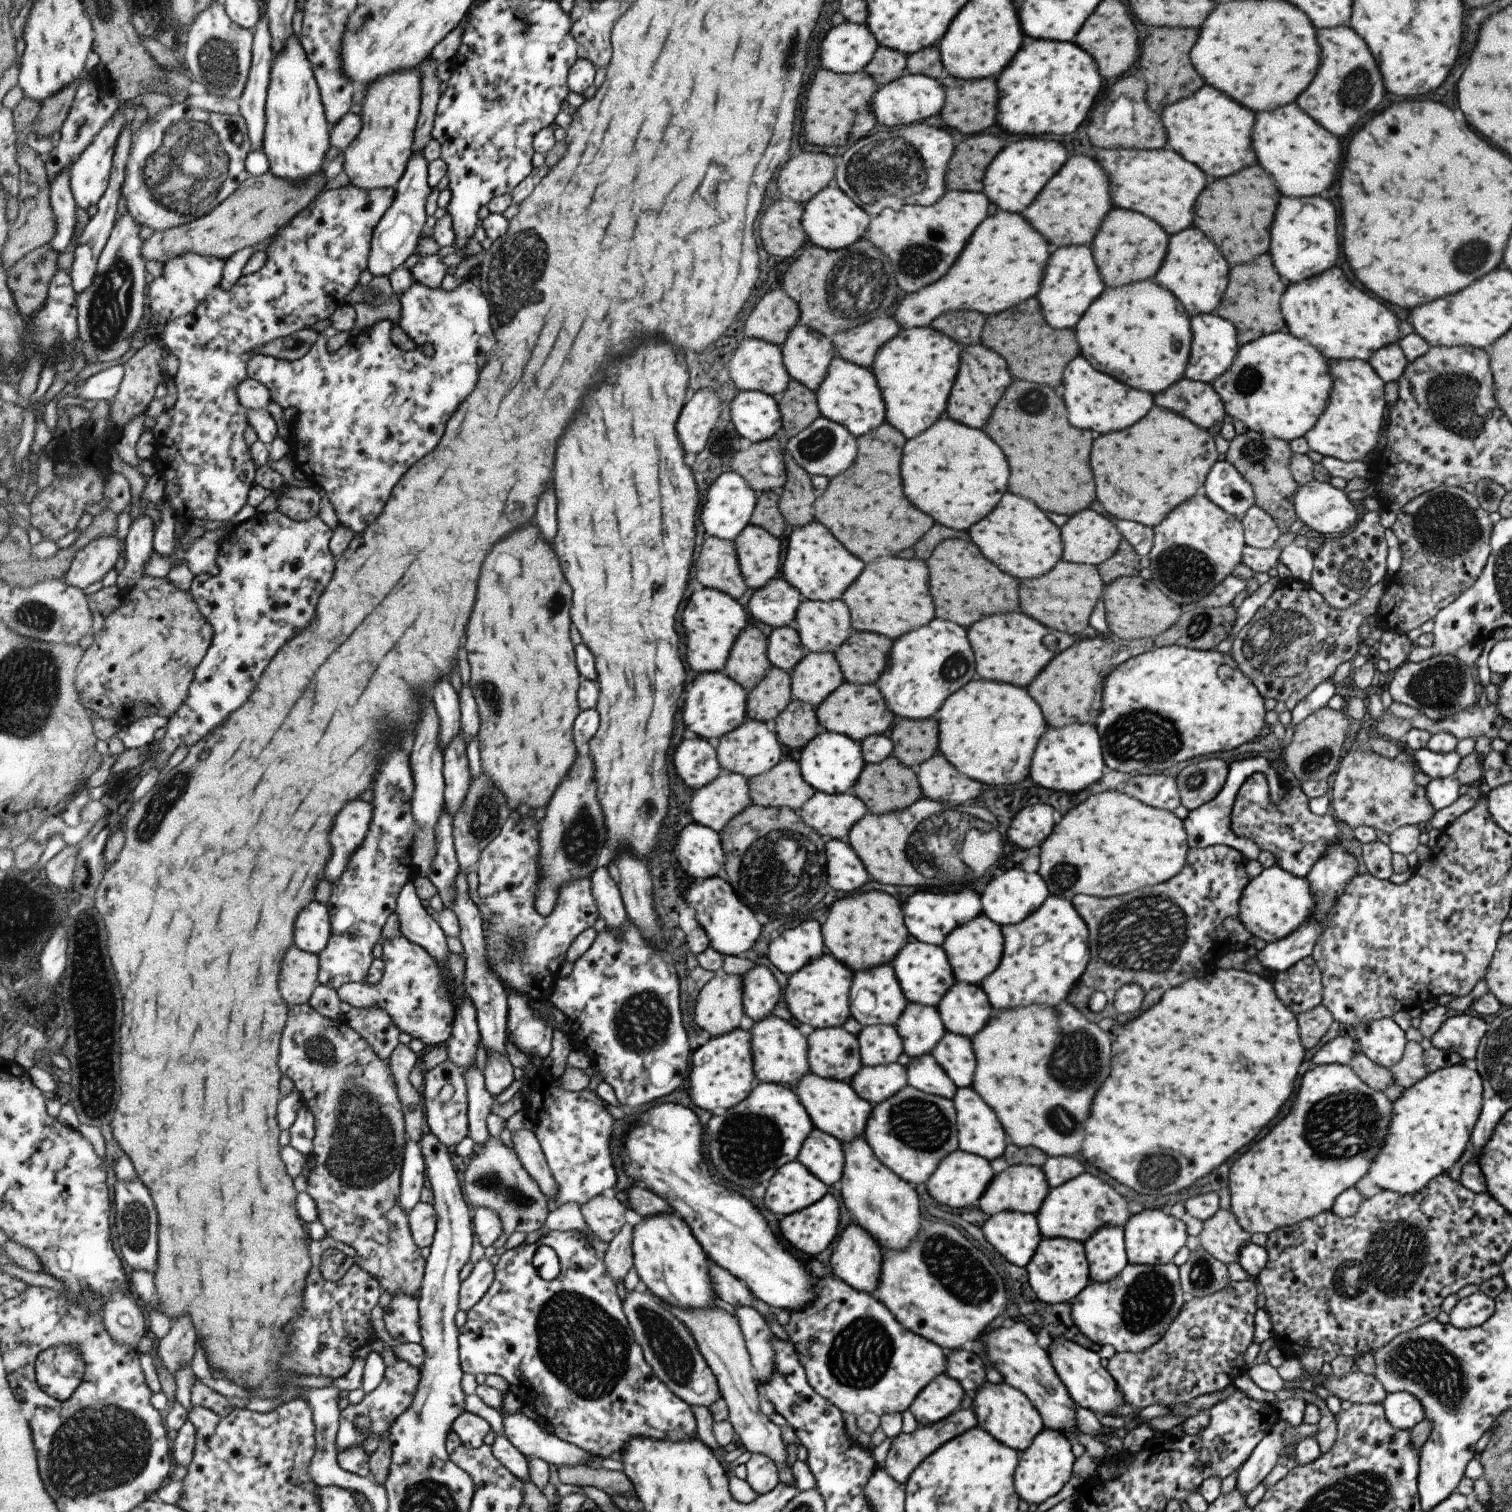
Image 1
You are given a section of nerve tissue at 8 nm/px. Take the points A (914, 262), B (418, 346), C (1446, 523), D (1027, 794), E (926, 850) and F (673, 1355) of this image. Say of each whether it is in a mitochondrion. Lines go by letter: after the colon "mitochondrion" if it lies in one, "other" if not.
A: mitochondrion
B: other
C: mitochondrion
D: other
E: mitochondrion
F: mitochondrion

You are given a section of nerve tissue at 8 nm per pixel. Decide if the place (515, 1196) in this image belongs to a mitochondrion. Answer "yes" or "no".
yes

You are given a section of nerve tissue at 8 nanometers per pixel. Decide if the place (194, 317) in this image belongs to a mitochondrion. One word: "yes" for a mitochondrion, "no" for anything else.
no

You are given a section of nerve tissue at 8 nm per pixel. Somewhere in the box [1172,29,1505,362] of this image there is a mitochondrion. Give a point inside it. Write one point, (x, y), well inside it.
(1355, 90)

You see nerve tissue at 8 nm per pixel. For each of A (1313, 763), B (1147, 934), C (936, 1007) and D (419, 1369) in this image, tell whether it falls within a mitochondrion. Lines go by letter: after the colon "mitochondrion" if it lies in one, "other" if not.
A: mitochondrion
B: mitochondrion
C: other
D: other

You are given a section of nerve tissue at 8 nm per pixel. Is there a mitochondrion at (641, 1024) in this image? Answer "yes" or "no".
yes

